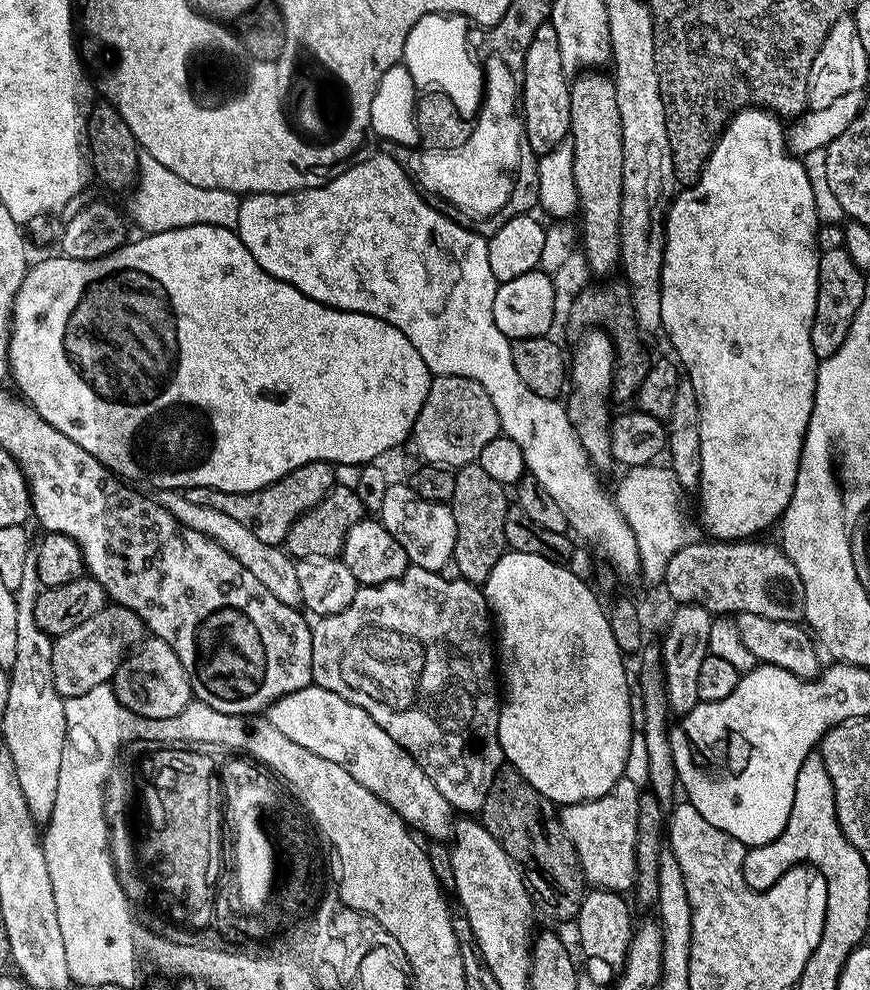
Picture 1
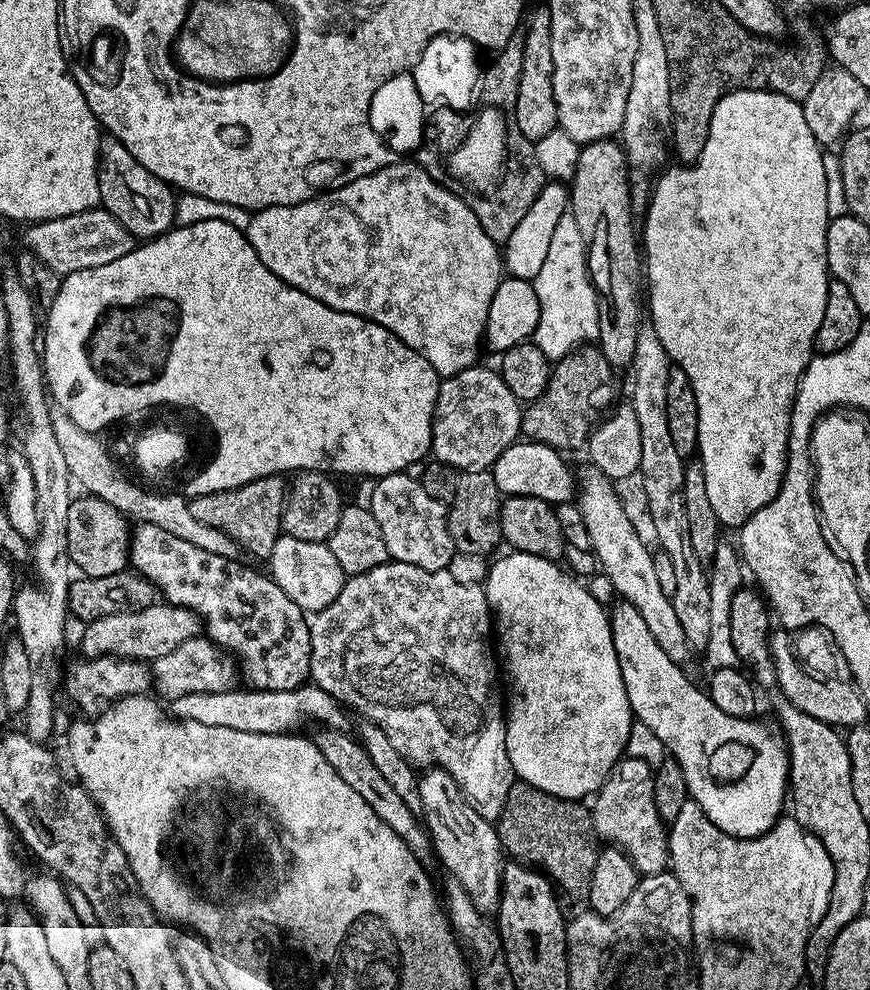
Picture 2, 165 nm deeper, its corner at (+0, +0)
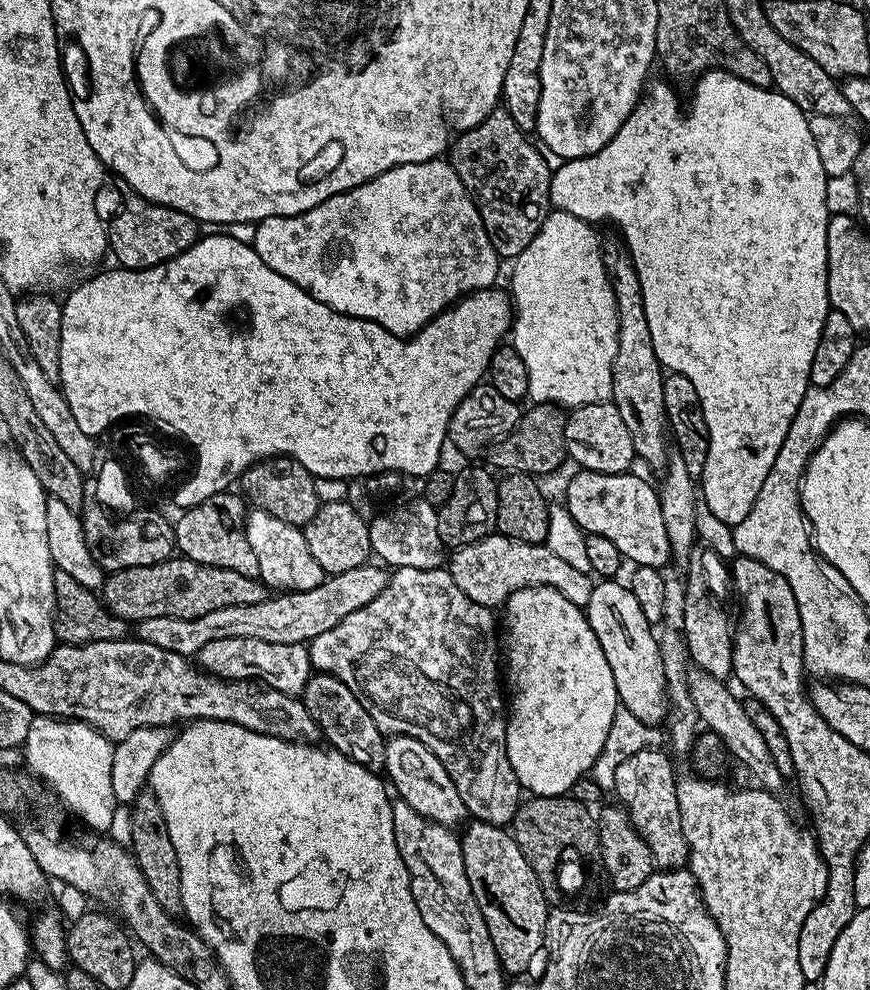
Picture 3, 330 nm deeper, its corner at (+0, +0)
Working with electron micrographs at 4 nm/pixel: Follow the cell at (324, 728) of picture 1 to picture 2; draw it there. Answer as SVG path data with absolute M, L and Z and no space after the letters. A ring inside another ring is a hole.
M237 686L225 692L206 694L186 694L171 701L170 712L177 720L202 722L202 726L230 726L230 730L246 730L246 734L270 734L278 736L291 733L299 724L307 720L329 728L345 727L344 712L339 700L335 700L326 690L315 686L301 686L294 690L263 692L261 688Z

